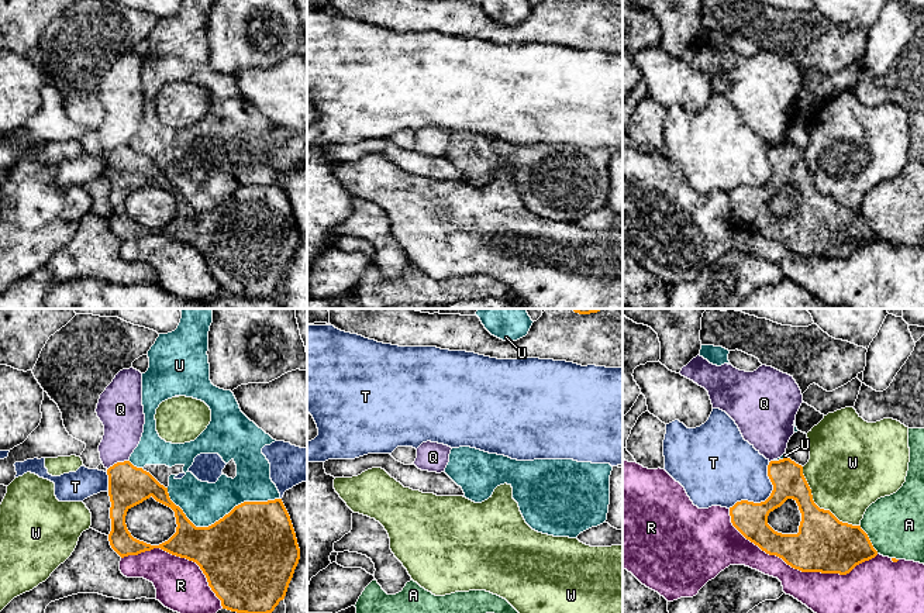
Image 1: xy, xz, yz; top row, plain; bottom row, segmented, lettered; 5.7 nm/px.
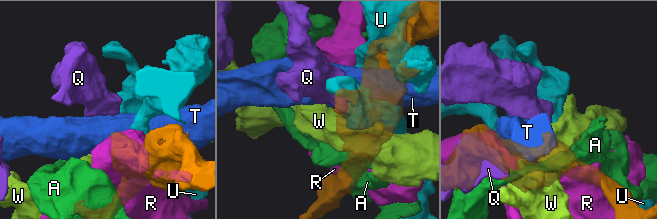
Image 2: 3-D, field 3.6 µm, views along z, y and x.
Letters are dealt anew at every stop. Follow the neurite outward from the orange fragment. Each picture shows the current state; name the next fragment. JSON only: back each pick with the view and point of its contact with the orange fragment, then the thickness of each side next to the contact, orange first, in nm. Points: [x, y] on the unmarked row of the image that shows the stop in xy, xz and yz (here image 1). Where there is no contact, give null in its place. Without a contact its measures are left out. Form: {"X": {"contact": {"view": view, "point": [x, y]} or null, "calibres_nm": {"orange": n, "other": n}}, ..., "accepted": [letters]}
{"accepted": []}

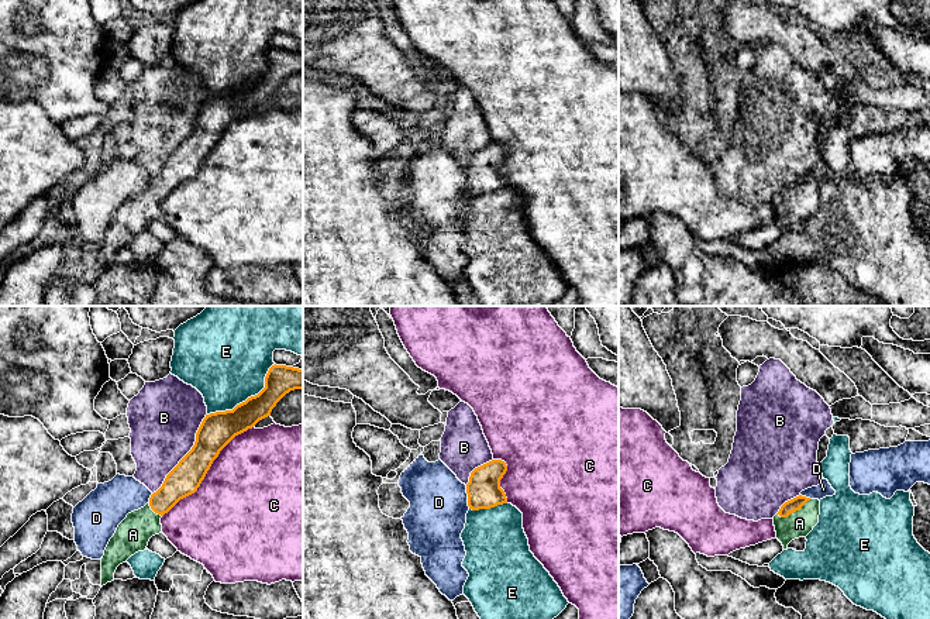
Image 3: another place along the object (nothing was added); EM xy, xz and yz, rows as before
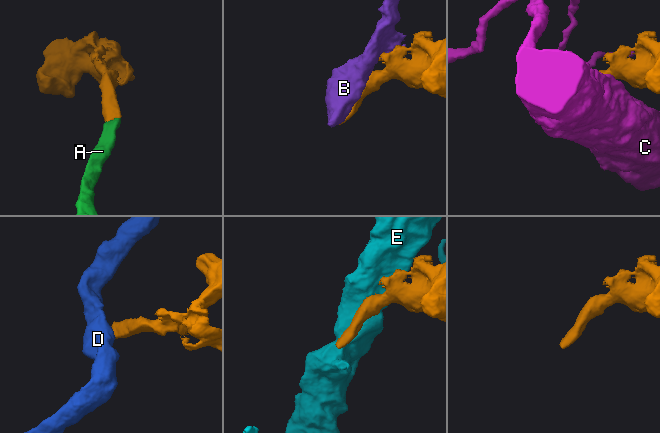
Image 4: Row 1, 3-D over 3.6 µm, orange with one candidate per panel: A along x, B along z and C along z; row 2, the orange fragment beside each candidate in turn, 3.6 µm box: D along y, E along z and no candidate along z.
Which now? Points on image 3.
{"A": {"contact": {"view": "yz", "point": [794, 195]}, "calibres_nm": {"orange": 70, "other": 150}}, "accepted": ["A"]}

